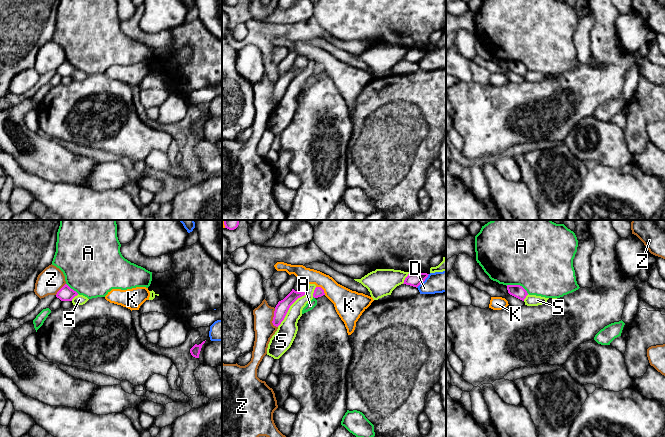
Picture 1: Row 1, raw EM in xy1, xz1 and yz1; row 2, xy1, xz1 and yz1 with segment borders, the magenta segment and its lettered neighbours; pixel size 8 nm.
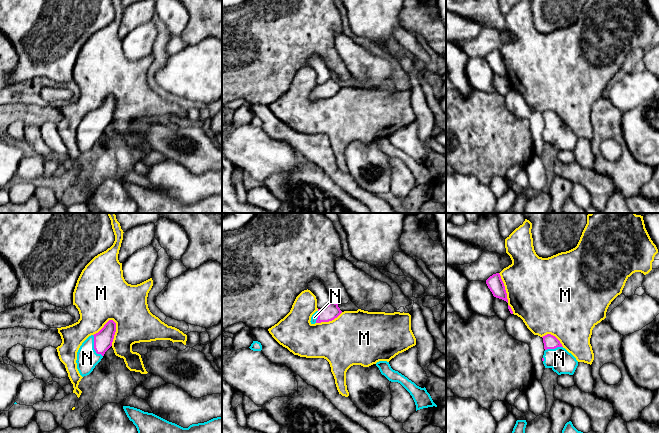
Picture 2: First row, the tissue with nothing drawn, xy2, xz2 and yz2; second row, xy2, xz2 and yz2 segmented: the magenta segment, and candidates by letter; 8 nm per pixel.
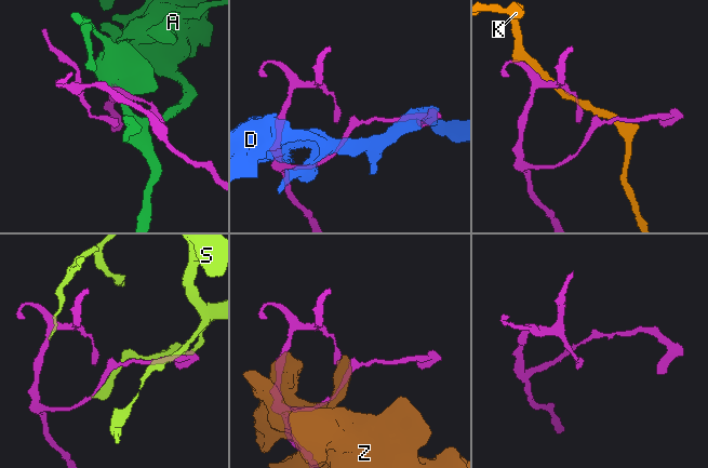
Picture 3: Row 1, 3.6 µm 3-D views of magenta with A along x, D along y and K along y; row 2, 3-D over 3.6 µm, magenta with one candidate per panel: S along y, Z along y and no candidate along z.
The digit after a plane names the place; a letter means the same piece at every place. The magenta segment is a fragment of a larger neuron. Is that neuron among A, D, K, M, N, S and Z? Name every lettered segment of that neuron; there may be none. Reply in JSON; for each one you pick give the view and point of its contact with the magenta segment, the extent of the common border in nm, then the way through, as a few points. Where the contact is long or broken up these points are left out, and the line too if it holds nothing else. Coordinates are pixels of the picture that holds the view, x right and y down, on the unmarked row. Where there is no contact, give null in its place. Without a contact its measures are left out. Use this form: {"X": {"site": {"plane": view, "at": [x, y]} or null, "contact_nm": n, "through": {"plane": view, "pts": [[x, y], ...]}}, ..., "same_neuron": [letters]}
{"N": {"site": {"plane": "xy2", "at": [94, 123]}, "contact_nm": 190, "through": {"plane": "xy2", "pts": [[103, 115], [94, 123], [87, 134]]}}, "same_neuron": ["N"]}

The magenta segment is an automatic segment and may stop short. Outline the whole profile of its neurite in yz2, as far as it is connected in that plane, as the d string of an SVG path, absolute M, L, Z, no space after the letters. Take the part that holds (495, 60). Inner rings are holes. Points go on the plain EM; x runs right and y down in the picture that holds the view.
M499 49L490 52L486 56L486 60L494 73L502 75L508 79L505 62Z

